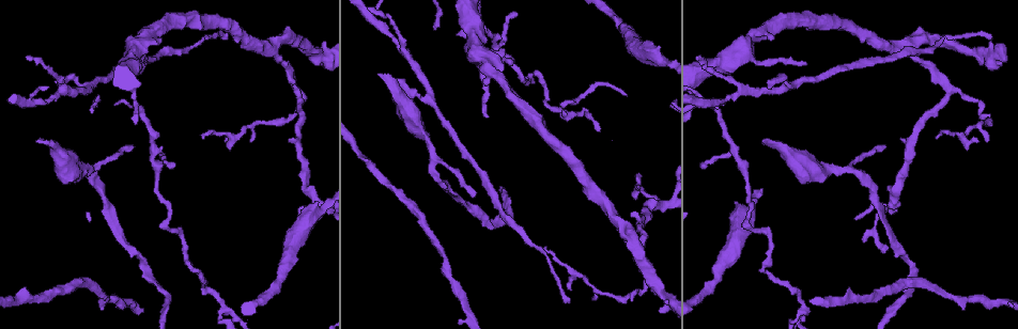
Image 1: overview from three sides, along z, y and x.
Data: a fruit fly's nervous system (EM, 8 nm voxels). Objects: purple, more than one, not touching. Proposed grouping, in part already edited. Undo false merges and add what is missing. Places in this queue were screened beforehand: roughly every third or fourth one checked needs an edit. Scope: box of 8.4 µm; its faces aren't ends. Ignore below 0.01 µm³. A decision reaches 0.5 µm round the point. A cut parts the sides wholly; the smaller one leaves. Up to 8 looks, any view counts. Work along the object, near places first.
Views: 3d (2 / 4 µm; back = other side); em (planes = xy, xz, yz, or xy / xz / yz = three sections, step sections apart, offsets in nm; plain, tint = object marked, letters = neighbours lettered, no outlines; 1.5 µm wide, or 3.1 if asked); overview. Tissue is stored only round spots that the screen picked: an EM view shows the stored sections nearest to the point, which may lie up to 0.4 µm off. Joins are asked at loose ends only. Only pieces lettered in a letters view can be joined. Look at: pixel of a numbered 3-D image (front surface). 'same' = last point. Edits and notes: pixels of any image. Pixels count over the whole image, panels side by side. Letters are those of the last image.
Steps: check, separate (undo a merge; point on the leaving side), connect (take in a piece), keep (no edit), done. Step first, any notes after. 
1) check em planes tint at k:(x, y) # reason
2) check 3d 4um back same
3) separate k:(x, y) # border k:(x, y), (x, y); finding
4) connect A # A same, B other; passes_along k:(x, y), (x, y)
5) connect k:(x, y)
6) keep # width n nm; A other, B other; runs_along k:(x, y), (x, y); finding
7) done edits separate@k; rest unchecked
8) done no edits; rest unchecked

check em planes tint at 1:(195, 46) # sudden change in width

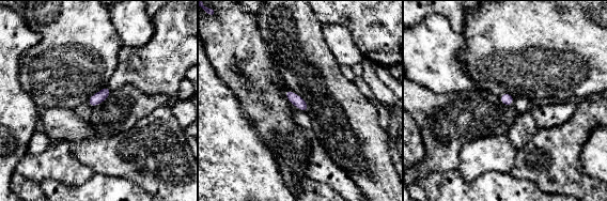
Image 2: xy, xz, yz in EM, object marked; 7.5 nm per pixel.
check em planes letters same # what lies round it

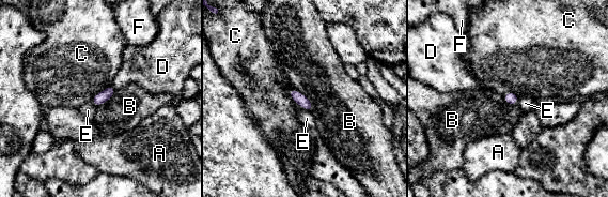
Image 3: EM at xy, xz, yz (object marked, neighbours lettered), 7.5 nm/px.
keep # longest_contact B 220 nm; A other, B other, C other, D other, E other, F other; border 3:(294, 88), (312, 104), (311, 111); continuous, no second neuron

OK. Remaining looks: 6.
check 3d 2um back at 1:(764, 143) # free end

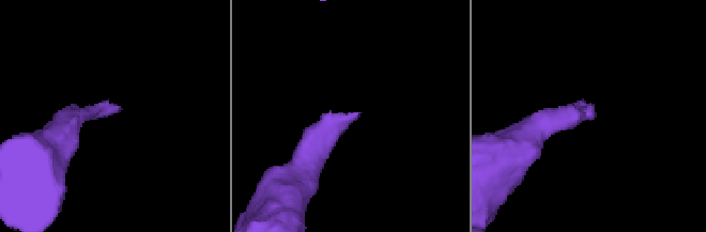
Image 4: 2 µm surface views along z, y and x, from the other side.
check em planes letters at 4:(590, 110) # now the EM

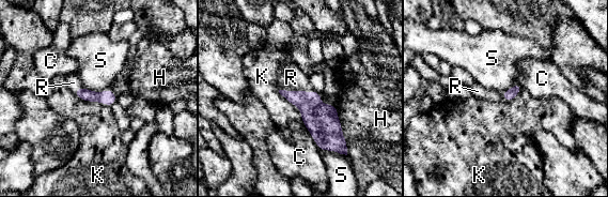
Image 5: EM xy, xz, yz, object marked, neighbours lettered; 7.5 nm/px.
connect R # C other, H other, K other, R same, S other; passes_along 5:(316, 117), (296, 91), (291, 77); the neuron continues

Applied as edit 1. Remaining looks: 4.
check overview # redraw

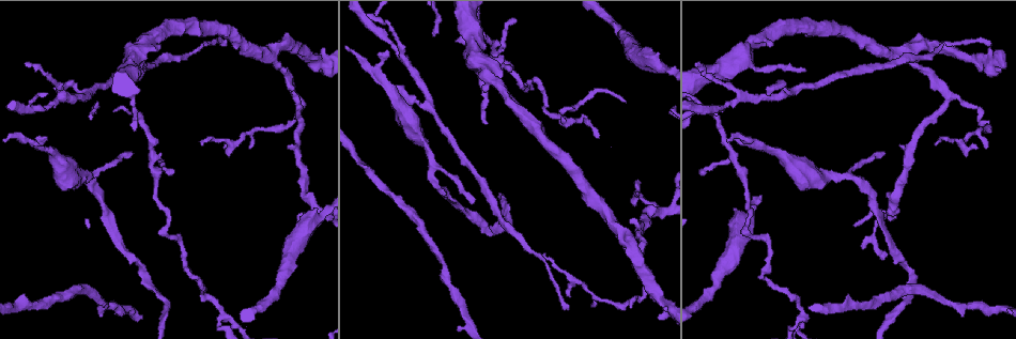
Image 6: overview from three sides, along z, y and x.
check 3d 4um at 6:(751, 237) # sharp bend

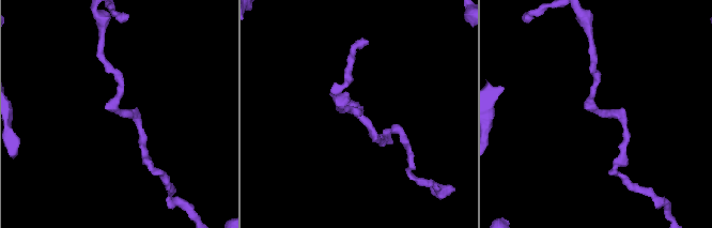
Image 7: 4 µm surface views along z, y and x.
check em xz step 4 letters at 7:(119, 112)

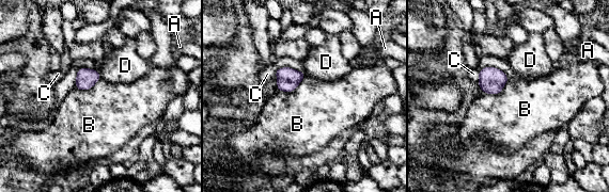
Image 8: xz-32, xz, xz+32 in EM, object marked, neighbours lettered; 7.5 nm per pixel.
check em yz step 8 letters same

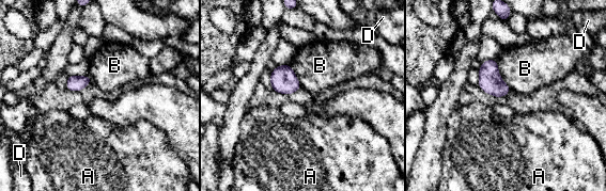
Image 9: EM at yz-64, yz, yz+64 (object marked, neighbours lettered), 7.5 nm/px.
keep # A other, B other, D other; border 9:(496, 59), (499, 76), (512, 90); one neuron here

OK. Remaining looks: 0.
done edits connect@5; rest unchecked

